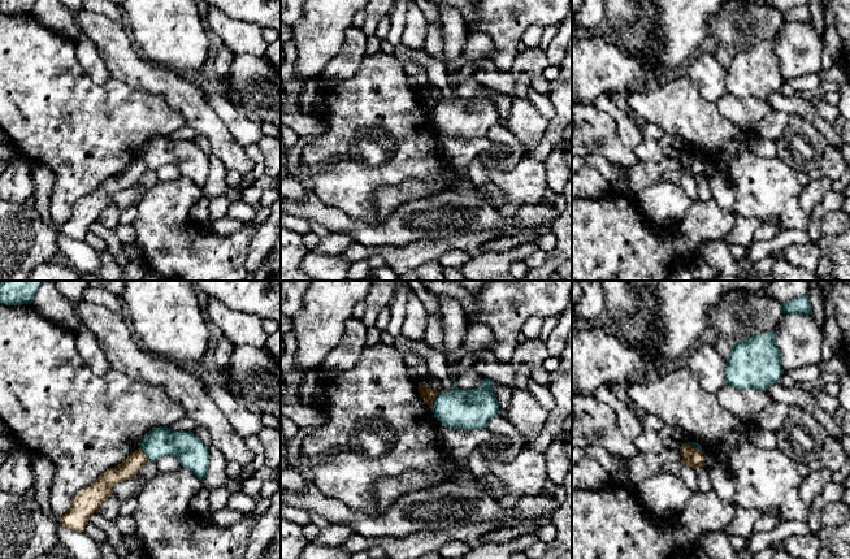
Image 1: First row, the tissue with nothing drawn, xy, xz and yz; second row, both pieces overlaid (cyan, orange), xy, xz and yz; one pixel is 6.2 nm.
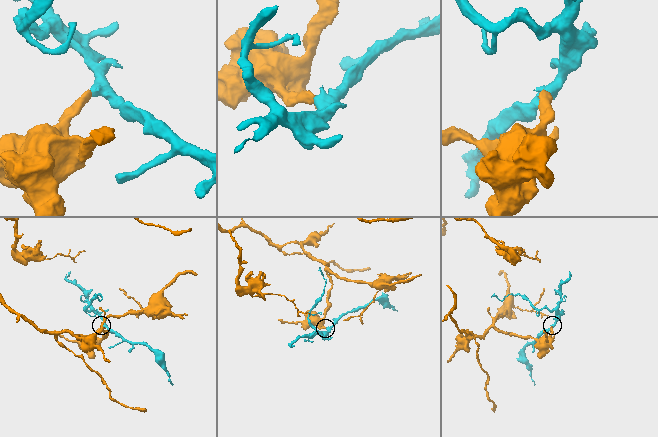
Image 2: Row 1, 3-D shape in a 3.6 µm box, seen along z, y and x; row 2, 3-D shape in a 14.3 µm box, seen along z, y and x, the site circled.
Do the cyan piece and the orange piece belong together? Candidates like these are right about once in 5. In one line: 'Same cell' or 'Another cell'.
Another cell

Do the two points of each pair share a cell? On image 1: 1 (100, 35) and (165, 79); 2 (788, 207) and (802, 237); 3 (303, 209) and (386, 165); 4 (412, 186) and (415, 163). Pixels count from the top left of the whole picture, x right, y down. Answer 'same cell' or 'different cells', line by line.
1: same cell
2: different cells
3: different cells
4: different cells

